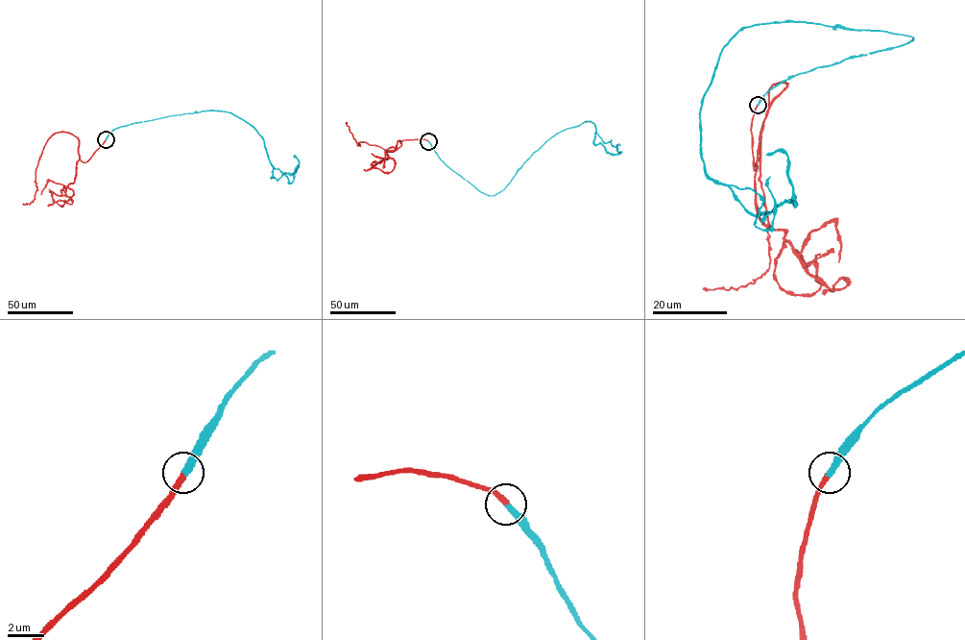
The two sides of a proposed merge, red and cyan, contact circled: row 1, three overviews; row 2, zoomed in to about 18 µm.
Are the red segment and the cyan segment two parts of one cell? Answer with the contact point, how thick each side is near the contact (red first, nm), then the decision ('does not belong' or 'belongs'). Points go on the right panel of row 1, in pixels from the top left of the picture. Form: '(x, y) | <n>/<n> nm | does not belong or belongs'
(758, 105) | 300/380 nm | belongs

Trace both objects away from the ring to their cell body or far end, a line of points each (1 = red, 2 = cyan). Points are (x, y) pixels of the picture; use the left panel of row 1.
1: (106, 139), (83, 162), (76, 136), (54, 133), (36, 170), (35, 198), (23, 204)
2: (106, 139), (133, 123), (226, 111), (260, 136), (271, 178), (292, 173), (295, 157)

